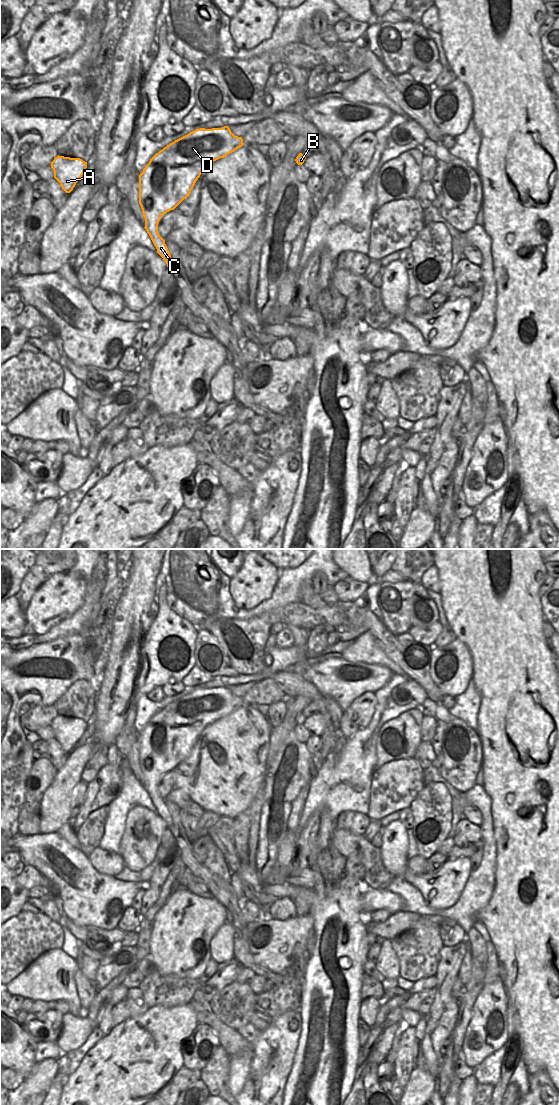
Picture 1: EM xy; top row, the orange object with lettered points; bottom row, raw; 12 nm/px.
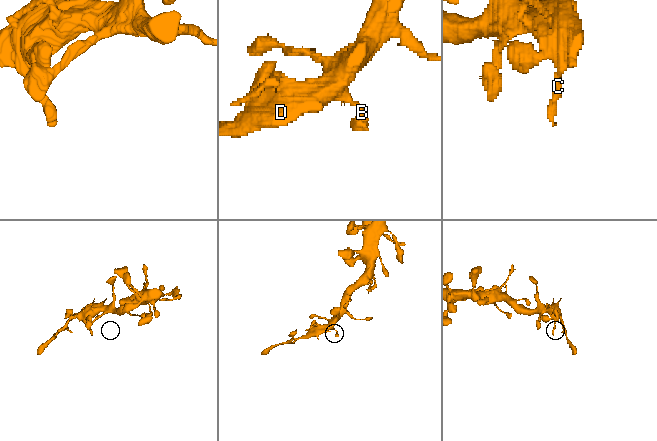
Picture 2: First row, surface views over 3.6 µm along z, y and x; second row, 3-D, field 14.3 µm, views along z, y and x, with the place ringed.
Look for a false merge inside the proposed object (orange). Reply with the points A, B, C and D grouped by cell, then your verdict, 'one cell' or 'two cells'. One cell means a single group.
A B C D; one cell

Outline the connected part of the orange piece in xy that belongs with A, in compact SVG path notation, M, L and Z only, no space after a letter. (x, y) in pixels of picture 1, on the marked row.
M57 156L51 162L54 178L66 193L70 193L87 168L87 162L80 158Z

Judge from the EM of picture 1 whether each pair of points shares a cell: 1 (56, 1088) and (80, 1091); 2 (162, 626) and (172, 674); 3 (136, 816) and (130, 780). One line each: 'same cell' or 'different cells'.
1: different cells
2: same cell
3: different cells

